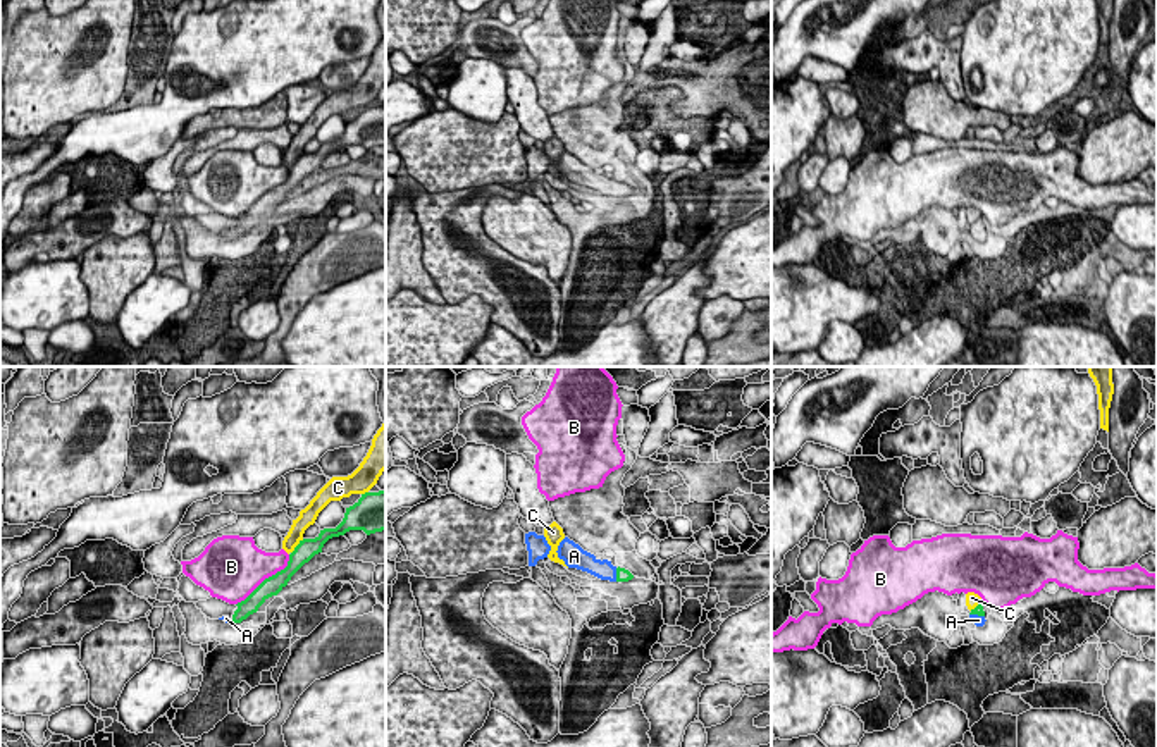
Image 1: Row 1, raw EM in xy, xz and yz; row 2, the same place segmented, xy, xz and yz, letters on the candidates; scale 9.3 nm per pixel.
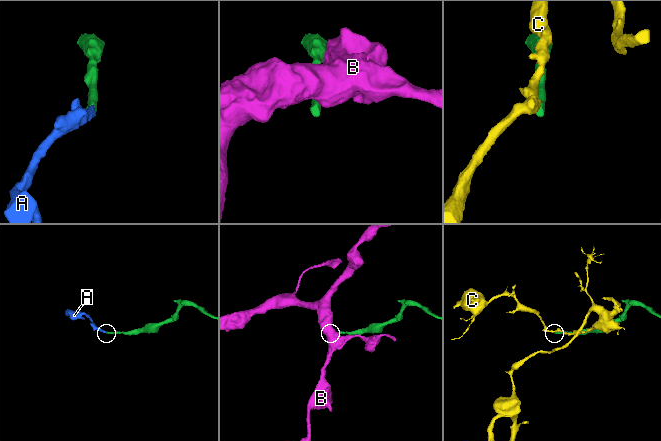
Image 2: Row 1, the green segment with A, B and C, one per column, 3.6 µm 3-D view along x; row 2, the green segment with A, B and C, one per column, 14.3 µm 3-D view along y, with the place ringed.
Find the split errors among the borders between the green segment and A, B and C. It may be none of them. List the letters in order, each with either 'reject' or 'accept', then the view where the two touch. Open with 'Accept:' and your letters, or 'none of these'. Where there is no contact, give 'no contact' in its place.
Accept: A
A: accept; meets green in xz
B: reject; meets green in xy
C: reject; meets green in xy

